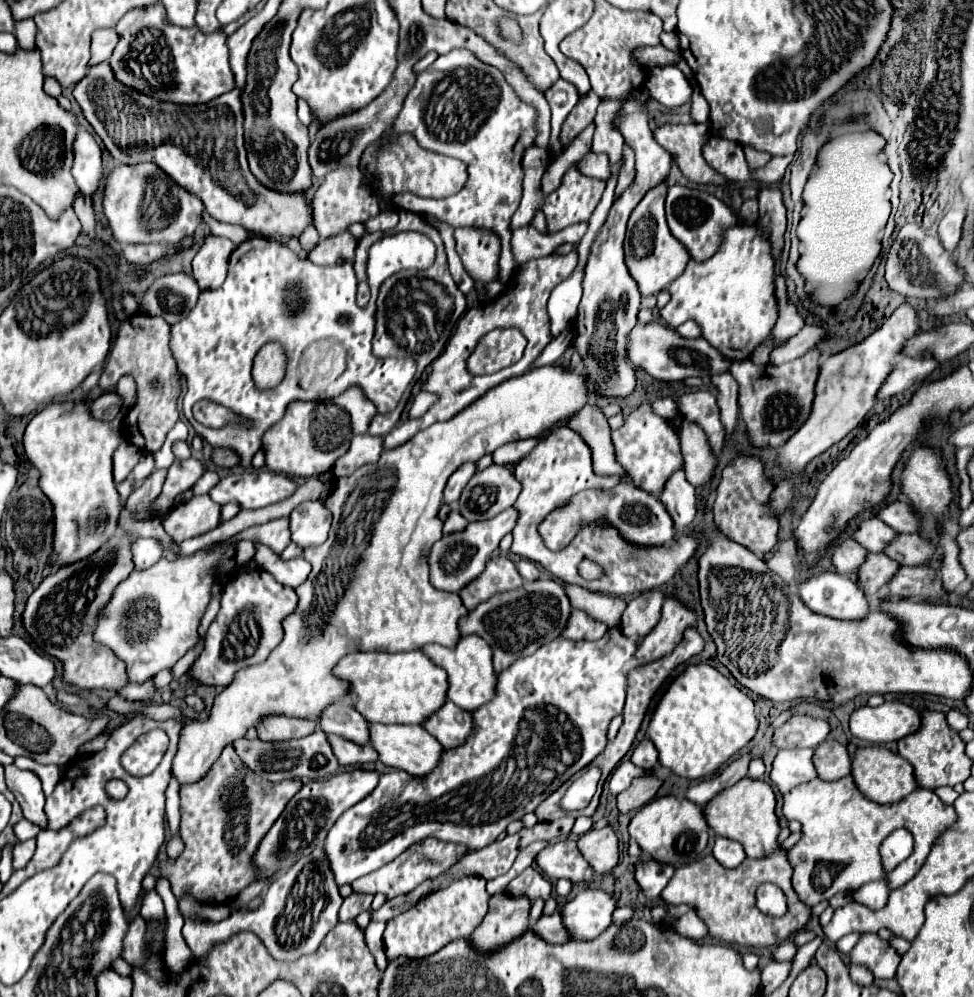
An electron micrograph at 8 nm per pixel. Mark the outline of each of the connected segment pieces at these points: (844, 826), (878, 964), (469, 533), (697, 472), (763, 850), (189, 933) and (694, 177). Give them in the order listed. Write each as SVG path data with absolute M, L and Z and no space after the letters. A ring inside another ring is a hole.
M814 778L814 782L804 782L802 786L796 786L790 790L790 794L784 794L784 804L782 804L782 814L786 820L798 820L802 824L802 838L788 850L788 862L794 868L792 876L792 886L794 892L798 894L798 900L806 904L808 908L816 906L822 900L830 900L838 892L854 892L860 886L874 882L874 880L886 880L890 890L904 886L924 864L930 846L938 838L938 834L948 828L956 820L954 806L944 806L942 800L932 792L932 790L914 790L908 794L908 798L896 802L896 804L876 804L868 798L864 798L858 788L854 786L852 778L840 778L836 782L824 782L820 778ZM896 828L906 828L914 836L914 852L908 856L904 862L900 862L892 872L886 872L882 866L882 858L878 852L880 842Z
M864 932L854 950L850 952L850 960L854 964L870 968L874 978L888 980L896 976L900 954L890 946L890 942L878 938L878 934Z
M510 506L510 510L504 510L502 514L498 514L496 518L492 520L486 520L486 522L470 522L466 526L464 532L456 532L456 534L448 534L448 536L442 536L442 540L438 540L432 550L430 550L430 580L434 584L434 588L438 590L446 590L446 592L458 592L462 586L466 586L470 580L474 580L486 566L488 558L492 556L492 552L498 548L502 536L506 536L508 532L512 532L514 528L514 522L518 520L518 512L514 510L514 506ZM462 546L466 550L466 558L462 560L462 564L454 570L454 572L448 572L446 570L446 562L444 562L444 556L448 550L454 550Z
M682 422L678 436L680 436L680 446L682 446L686 478L692 486L700 488L710 480L716 466L716 458L710 452L704 432L696 424Z
M746 776L738 784L718 792L716 798L712 798L706 806L702 806L702 812L704 812L706 824L718 836L740 842L748 858L764 858L778 846L776 836L780 832L780 826L778 826L774 806L776 806L776 798L774 798L772 786L764 780L754 780Z
M322 848L312 850L308 856L302 856L286 874L278 876L266 894L262 904L256 910L232 912L222 922L204 922L202 918L186 918L186 944L192 948L194 956L204 956L212 944L230 938L240 930L250 930L268 948L270 956L278 962L294 962L300 956L312 954L318 950L326 934L338 924L338 910L342 906L342 896L338 884L326 862L326 852Z
M664 124L653 131L654 138L678 162L682 174L698 184L724 184L726 178L716 174L702 158L702 146L710 138L710 124Z

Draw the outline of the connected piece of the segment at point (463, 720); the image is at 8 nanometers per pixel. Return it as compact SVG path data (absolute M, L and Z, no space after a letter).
M446 700L446 706L430 714L430 718L426 718L422 728L430 732L444 748L454 748L460 746L464 738L470 734L472 714Z

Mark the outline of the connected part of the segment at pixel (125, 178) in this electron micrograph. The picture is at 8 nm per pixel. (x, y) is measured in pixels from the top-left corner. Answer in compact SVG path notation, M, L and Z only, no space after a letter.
M150 162L116 166L104 180L104 216L114 232L114 238L122 244L180 244L202 224L202 212L204 204L194 194L174 184L168 174Z

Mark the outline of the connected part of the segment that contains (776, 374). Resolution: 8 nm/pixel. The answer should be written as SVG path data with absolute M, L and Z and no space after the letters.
M810 350L802 358L796 358L794 362L782 366L756 366L752 360L734 362L730 366L730 374L740 386L740 418L746 424L748 440L752 446L778 448L786 444L794 432L798 432L798 426L802 426L802 422L806 422L814 400L814 382L818 380L818 358L820 350Z

